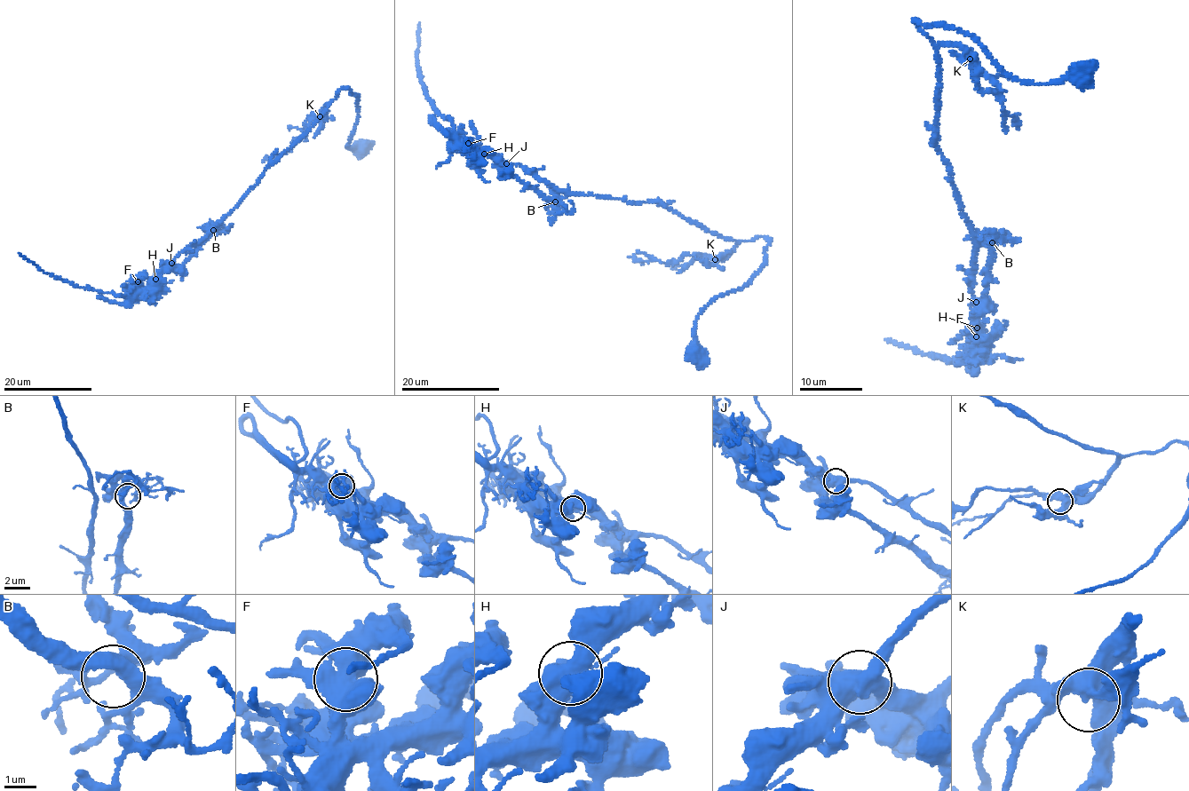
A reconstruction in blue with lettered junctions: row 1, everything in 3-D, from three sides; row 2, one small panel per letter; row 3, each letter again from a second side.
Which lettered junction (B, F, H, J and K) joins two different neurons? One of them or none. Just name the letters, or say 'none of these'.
none of these

